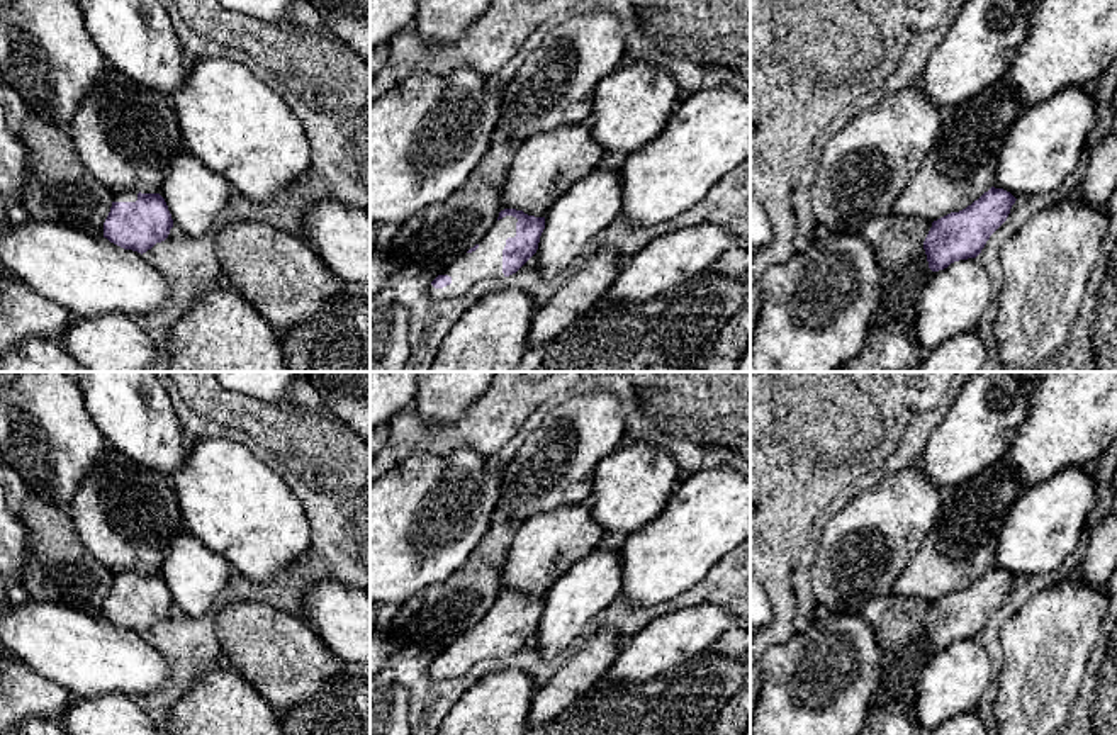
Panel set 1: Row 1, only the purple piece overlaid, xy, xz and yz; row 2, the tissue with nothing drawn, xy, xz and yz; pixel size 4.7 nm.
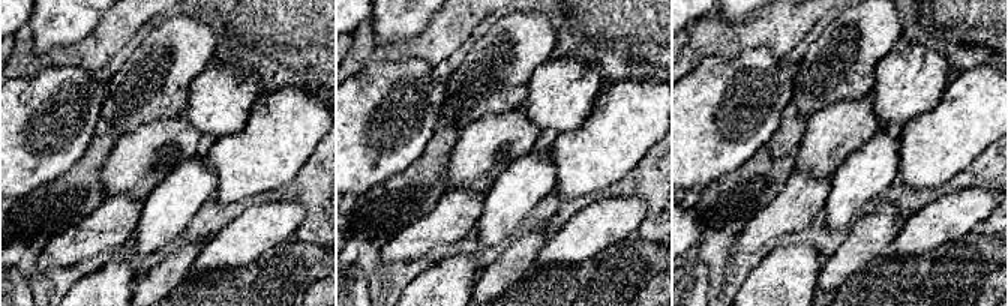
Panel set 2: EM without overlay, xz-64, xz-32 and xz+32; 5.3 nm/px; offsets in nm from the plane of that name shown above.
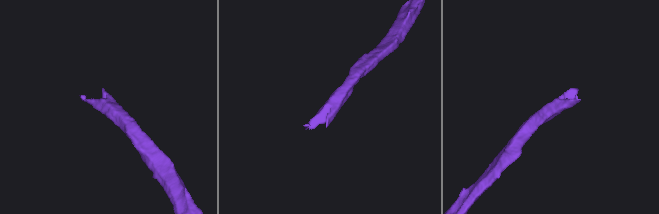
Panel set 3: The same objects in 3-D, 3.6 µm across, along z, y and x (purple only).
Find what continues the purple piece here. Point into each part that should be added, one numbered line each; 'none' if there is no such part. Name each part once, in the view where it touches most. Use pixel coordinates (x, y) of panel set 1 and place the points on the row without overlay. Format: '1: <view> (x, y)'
1: xz (486, 642)

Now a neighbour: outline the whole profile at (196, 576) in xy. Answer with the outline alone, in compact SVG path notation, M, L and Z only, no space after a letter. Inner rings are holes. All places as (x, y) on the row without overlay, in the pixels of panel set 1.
M183 531L171 540L160 575L175 606L188 616L205 618L216 611L216 599L227 589L233 570L222 555Z

